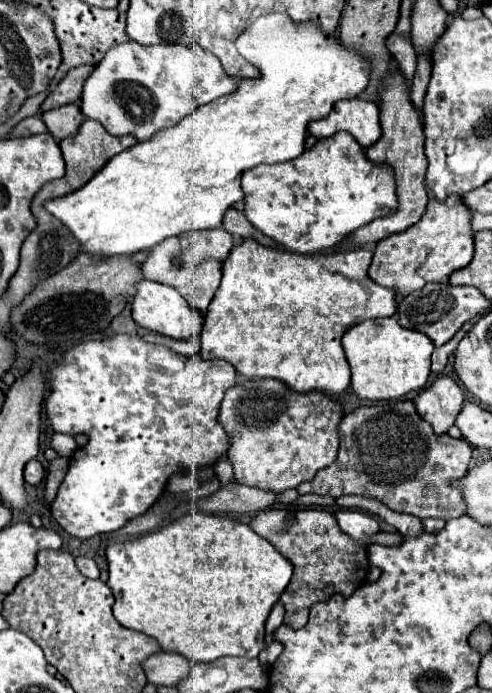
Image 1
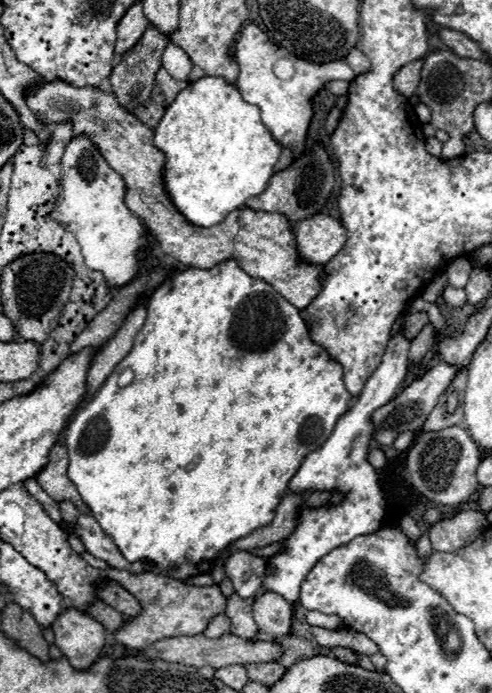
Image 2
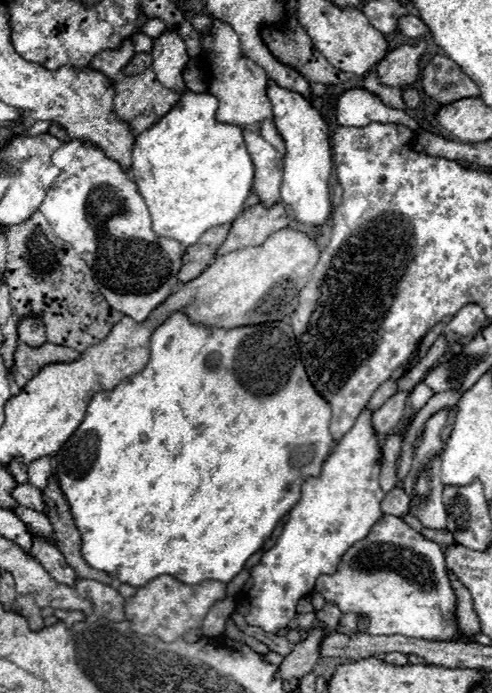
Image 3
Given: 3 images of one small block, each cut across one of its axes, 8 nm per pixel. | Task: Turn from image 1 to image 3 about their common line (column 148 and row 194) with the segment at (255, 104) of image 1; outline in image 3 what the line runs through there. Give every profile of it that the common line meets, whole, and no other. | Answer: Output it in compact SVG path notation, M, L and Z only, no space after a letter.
M186 90L176 102L176 106L158 120L158 124L136 136L132 148L130 176L136 182L138 192L150 210L154 232L158 236L172 238L184 246L196 244L200 236L212 226L234 222L244 210L242 206L244 200L250 196L254 180L254 164L246 152L242 130L238 126L218 122L214 118L216 108L218 100L214 96Z

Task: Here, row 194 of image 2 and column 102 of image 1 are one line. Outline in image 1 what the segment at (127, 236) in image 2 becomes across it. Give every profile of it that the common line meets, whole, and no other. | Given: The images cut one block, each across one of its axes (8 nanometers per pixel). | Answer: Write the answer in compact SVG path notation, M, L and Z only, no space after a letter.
M134 40L122 42L122 46L112 46L100 64L96 64L94 72L84 84L84 94L80 100L80 110L86 118L98 120L110 134L126 136L132 134L138 142L146 142L154 138L156 132L178 124L198 106L210 104L212 100L230 94L236 88L236 80L232 80L220 60L196 44L148 44L142 46Z

